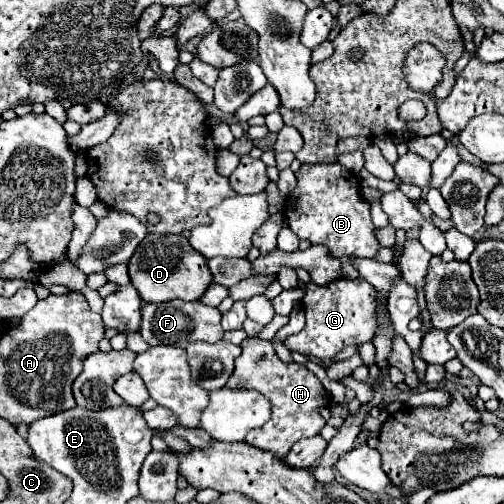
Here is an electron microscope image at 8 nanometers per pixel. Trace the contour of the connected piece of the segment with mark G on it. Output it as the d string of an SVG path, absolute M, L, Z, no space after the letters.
M362 277L336 279L328 285L310 283L302 299L306 311L306 327L292 337L284 339L290 351L310 355L314 359L332 359L348 345L362 345L372 341L376 331L376 291Z

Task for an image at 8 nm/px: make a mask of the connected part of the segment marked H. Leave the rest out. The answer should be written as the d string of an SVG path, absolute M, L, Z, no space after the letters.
M246 337L240 343L240 357L236 357L236 369L228 379L228 387L232 389L256 389L268 397L272 403L272 417L260 429L252 429L248 433L246 443L272 451L276 457L284 459L288 449L300 441L302 437L314 437L324 427L324 419L318 415L318 407L326 407L330 403L326 389L318 381L318 377L300 363L284 363L278 359L272 341L264 341L258 337Z

